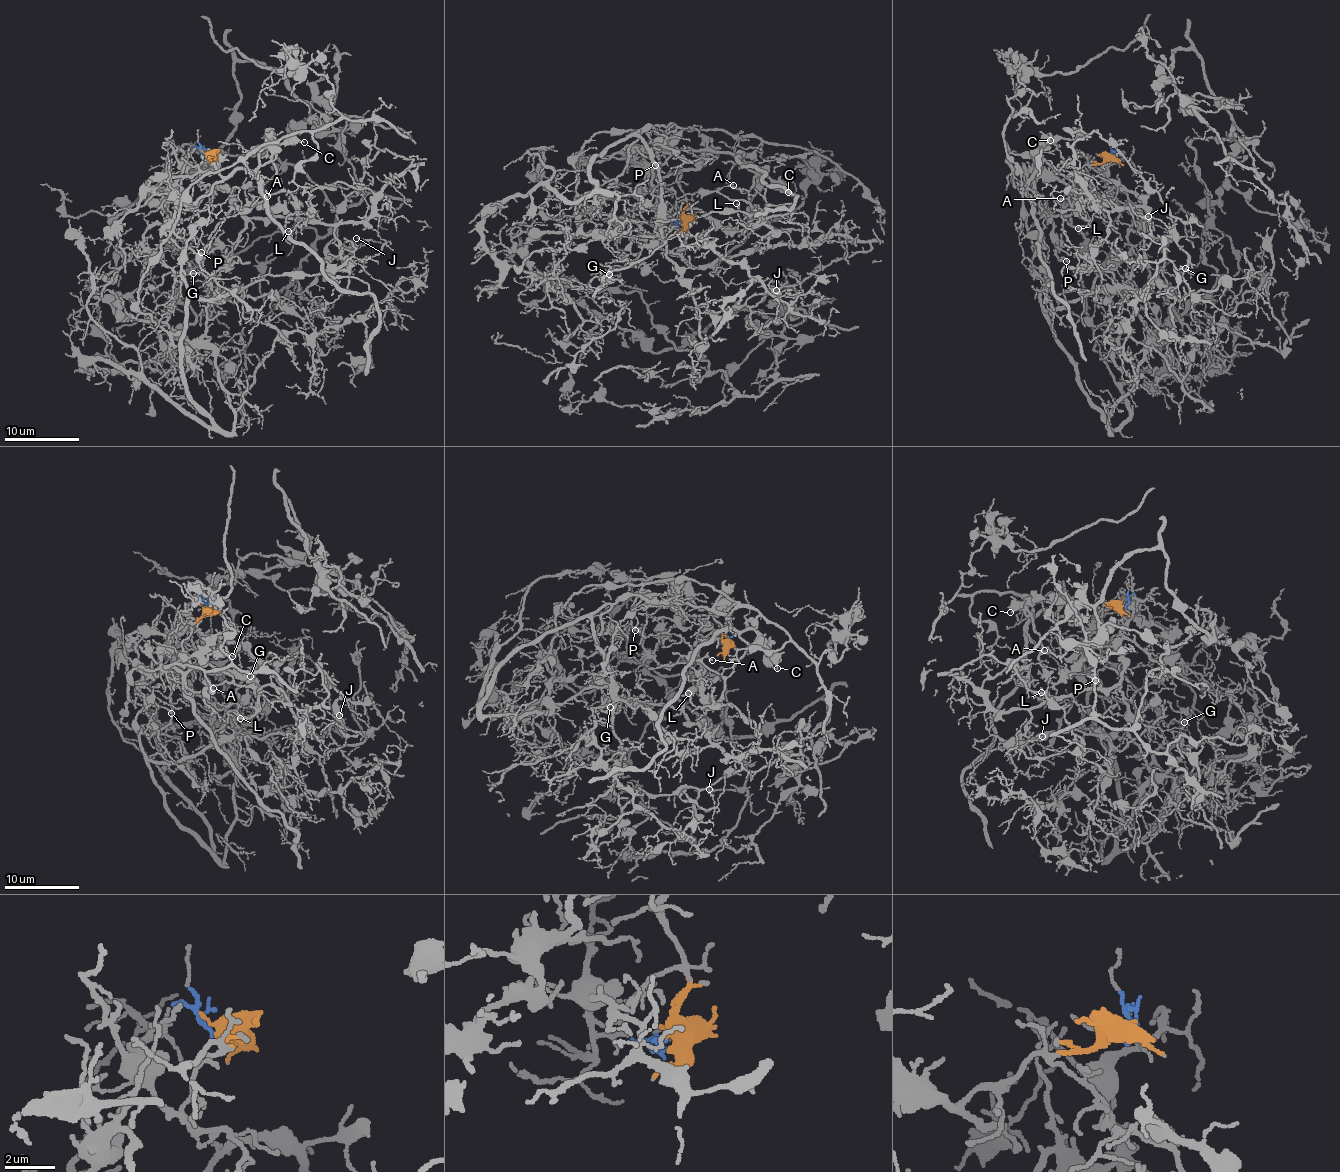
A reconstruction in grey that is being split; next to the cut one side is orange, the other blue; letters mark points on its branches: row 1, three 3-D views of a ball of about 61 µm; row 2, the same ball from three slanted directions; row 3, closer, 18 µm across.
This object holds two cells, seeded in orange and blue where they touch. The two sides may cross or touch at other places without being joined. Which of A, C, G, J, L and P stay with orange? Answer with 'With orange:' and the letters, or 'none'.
With orange: A, C, L, P

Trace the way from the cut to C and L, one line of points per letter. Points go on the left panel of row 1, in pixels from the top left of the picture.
C: (207, 156), (197, 164), (201, 170), (214, 167), (222, 176), (253, 170), (277, 156), (283, 143), (304, 143)
L: (207, 156), (197, 164), (201, 170), (214, 167), (222, 176), (272, 159), (301, 219), (287, 232)

